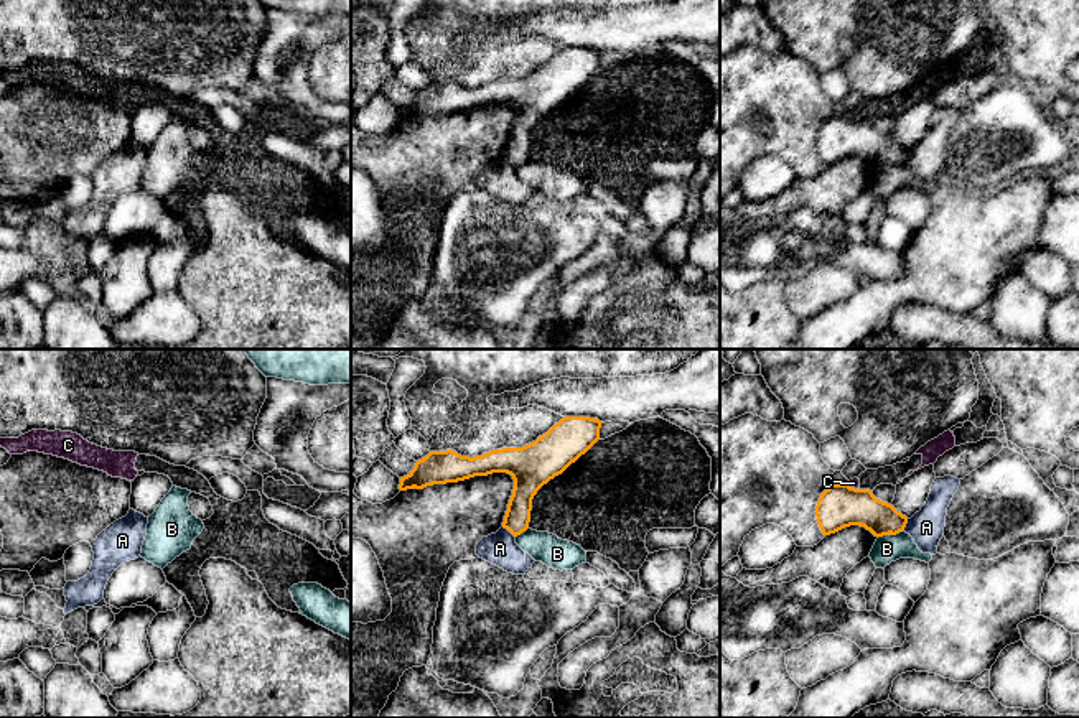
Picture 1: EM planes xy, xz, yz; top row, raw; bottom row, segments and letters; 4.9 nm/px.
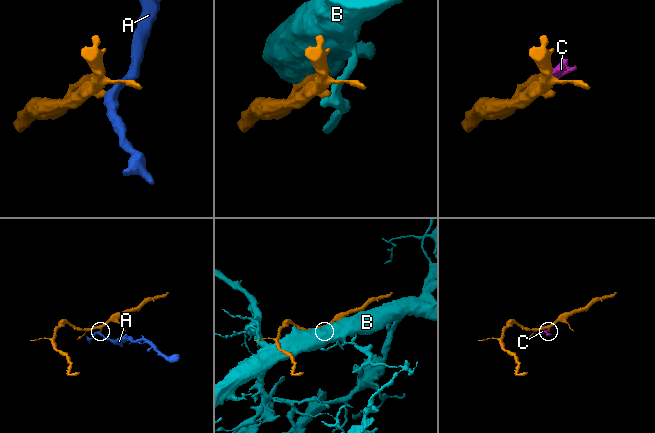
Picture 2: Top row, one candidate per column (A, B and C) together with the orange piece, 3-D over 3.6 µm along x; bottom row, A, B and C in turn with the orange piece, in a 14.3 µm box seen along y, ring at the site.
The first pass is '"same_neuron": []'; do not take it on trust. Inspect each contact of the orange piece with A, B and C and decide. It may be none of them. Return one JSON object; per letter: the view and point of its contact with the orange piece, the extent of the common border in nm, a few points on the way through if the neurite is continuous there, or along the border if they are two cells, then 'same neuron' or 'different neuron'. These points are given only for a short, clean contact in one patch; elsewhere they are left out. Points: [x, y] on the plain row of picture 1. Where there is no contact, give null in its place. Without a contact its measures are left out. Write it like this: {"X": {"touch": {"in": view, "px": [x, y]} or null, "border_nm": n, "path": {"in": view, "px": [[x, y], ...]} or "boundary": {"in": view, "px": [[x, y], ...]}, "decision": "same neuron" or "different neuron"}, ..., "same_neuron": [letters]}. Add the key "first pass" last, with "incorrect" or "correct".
{"A": {"touch": {"in": "xz", "px": [509, 162]}, "border_nm": 90, "boundary": {"in": "xz", "px": [[503, 157], [514, 168]]}, "decision": "different neuron"}, "B": {"touch": {"in": "yz", "px": [890, 163]}, "border_nm": 130, "boundary": {"in": "yz", "px": [[903, 160], [878, 168]]}, "decision": "different neuron"}, "C": {"touch": {"in": "yz", "px": [854, 119]}, "border_nm": 70, "decision": "different neuron"}, "same_neuron": [], "first pass": "correct"}

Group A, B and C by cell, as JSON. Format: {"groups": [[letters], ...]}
{"groups": [["A"], ["B"], ["C"]]}

